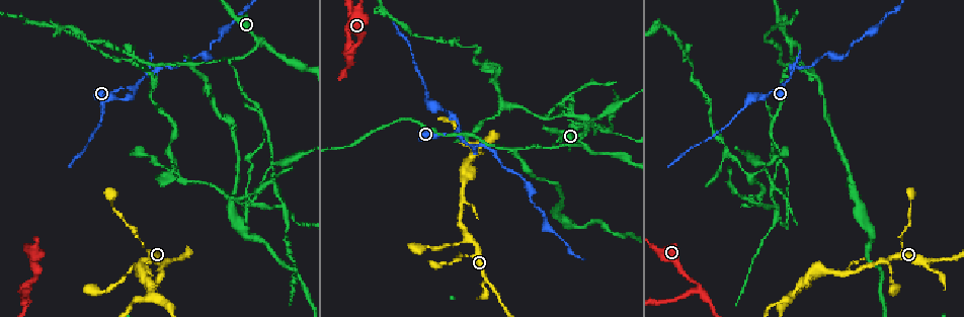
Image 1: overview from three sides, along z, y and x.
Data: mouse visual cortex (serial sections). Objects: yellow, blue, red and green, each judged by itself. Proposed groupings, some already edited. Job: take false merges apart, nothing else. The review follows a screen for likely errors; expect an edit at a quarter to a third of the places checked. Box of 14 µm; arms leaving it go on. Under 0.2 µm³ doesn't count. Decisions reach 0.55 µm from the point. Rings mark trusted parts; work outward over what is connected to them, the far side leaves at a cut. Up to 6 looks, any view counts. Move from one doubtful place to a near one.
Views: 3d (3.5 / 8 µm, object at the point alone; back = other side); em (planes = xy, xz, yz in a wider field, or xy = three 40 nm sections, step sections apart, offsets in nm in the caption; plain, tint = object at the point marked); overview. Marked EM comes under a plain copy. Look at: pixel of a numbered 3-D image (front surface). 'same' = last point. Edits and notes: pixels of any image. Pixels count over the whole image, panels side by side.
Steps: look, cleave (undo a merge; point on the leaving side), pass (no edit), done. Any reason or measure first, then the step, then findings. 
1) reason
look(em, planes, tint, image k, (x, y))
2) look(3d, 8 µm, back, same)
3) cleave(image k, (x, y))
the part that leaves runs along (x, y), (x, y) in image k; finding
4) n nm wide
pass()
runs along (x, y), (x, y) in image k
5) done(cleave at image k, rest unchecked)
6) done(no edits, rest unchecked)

abrupt turn
look(3d, 3.5 µm, back, image 1, (581, 146))

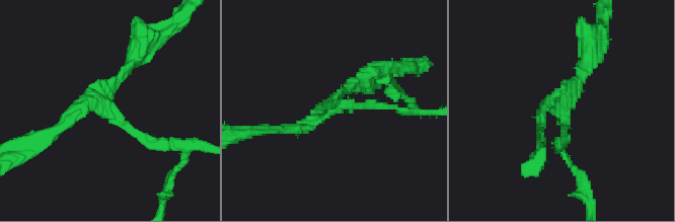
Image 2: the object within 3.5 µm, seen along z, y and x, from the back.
now the EM
look(em, xy, step 1, tint, image 2, (561, 105))

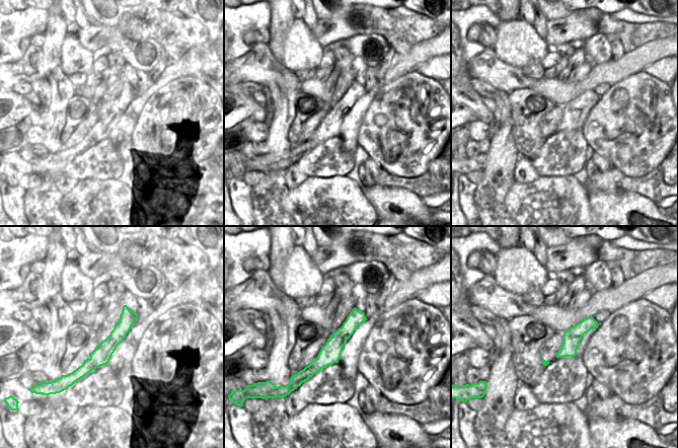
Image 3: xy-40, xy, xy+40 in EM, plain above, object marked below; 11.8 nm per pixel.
cleave(image 2, (133, 132))
border along (567, 330), (569, 336), (578, 343) in image 3; a second cell is stuck on

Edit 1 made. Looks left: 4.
look(overview)

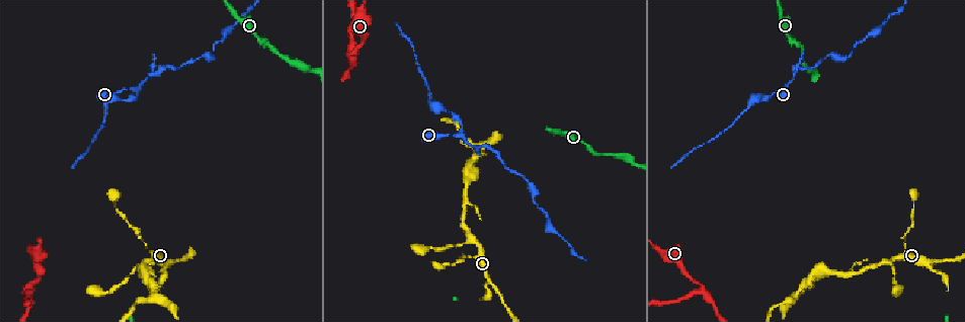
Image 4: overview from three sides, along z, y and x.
abrupt turn
look(3d, 3.5 µm, image 4, (138, 89))

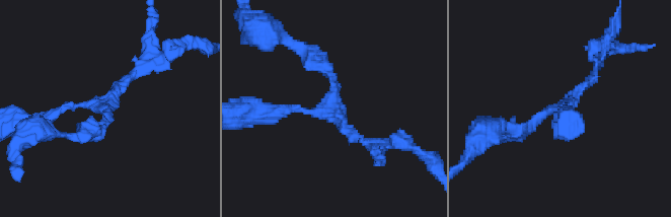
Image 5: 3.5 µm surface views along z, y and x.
look(em, xy, step 3, tint, image 5, (103, 106))

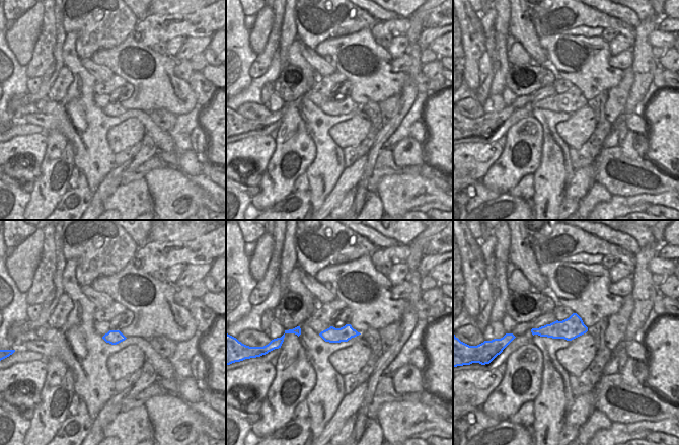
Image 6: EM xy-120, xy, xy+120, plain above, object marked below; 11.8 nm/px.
180 nm wide
pass()
runs along (35, 122), (67, 105), (104, 105), (142, 65) in image 5; all the same cell

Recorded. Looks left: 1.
done(cleave at image 2, rest unchecked)

